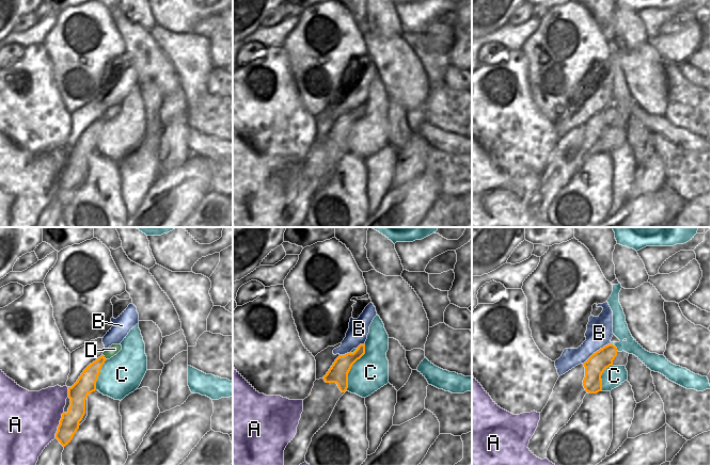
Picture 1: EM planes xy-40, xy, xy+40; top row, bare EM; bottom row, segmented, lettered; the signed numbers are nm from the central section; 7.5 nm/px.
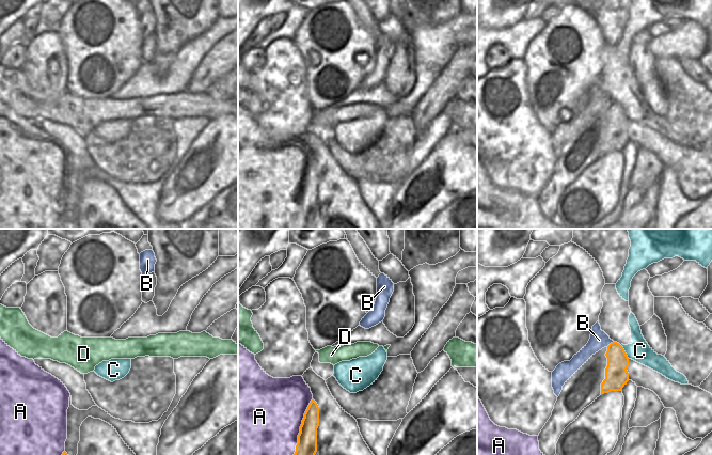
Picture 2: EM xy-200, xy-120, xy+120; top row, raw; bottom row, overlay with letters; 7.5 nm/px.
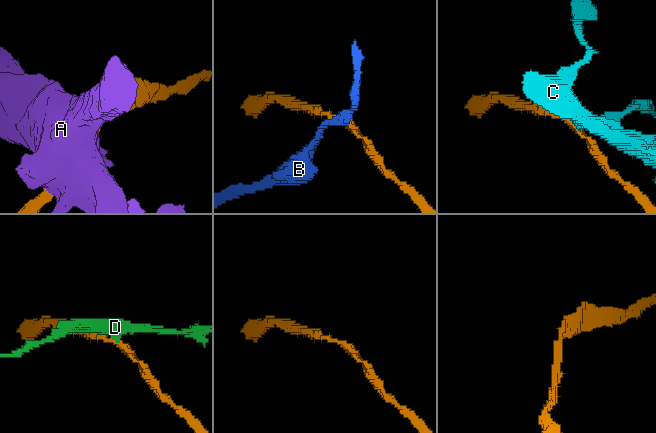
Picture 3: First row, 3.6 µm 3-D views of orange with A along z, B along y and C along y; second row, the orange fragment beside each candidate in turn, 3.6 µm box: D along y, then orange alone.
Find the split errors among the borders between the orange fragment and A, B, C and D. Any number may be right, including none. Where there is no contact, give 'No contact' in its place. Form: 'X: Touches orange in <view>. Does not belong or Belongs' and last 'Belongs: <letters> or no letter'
A: Touches orange in xy-40. Does not belong
B: Touches orange in xy+40. Does not belong
C: Touches orange in xy. Does not belong
D: Touches orange in xy-40. Does not belong
Belongs: no letter.

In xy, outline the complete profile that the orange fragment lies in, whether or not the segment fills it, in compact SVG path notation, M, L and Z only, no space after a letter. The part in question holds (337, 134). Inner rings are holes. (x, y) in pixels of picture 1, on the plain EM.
M360 106L353 114L339 116L327 135L322 139L326 144L336 144L342 154L348 149L348 134L352 126L365 115L365 106Z

